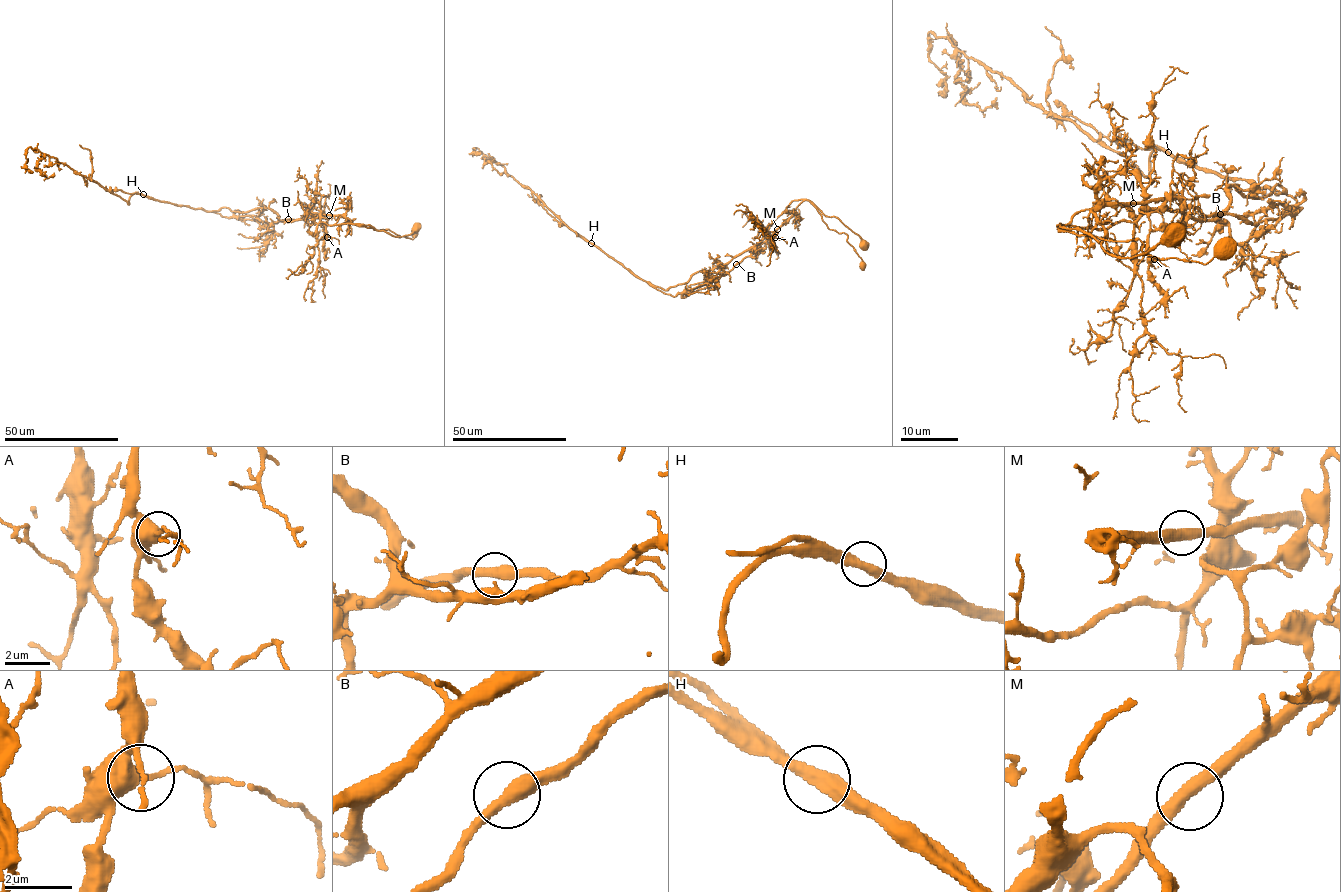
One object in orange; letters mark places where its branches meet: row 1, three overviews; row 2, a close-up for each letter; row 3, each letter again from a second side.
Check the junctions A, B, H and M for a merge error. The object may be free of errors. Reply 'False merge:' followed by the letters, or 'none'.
False merge: H

